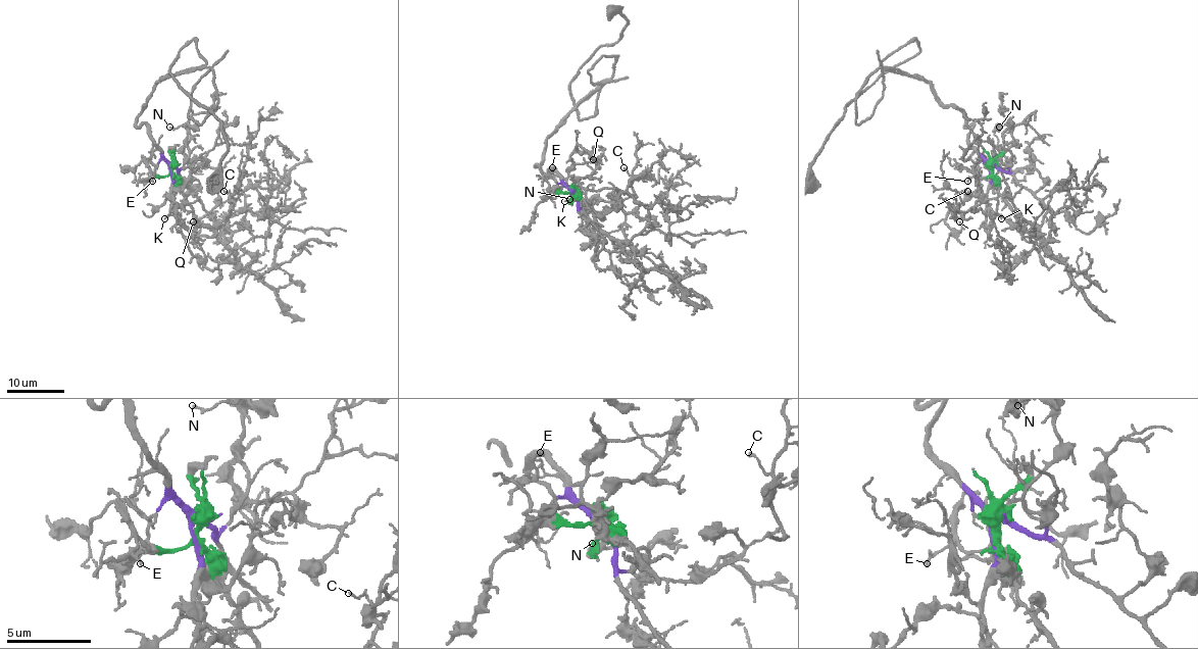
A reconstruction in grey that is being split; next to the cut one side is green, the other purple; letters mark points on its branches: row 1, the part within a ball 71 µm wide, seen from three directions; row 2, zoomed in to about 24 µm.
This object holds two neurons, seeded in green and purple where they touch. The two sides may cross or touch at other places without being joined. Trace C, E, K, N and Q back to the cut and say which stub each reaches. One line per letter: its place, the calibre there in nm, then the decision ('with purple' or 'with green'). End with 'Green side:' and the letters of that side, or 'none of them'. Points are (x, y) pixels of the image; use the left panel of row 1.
C: place (223, 191); calibre 120 nm; with purple
E: place (152, 181); calibre 200 nm; with green
K: place (164, 218); calibre 110 nm; with purple
N: place (169, 127); calibre 150 nm; with purple
Q: place (193, 221); calibre 150 nm; with purple
Green side: E

